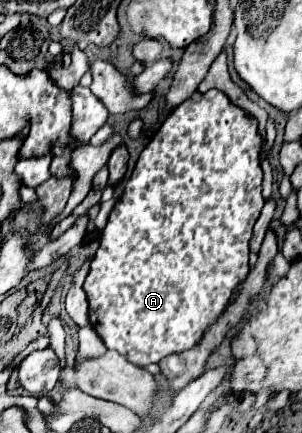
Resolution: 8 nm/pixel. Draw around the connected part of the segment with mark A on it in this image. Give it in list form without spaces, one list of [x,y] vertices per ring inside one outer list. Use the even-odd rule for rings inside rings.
[[[211,89],[207,93],[195,91],[191,99],[183,101],[161,125],[161,129],[153,135],[149,145],[143,149],[135,169],[129,178],[129,183],[125,185],[125,193],[121,201],[115,205],[111,211],[109,223],[103,229],[101,245],[95,253],[95,259],[91,261],[89,275],[83,283],[83,289],[89,299],[89,321],[93,329],[99,333],[107,349],[119,351],[121,355],[127,355],[127,359],[135,365],[147,367],[151,363],[159,363],[163,357],[171,353],[183,353],[199,345],[203,339],[205,331],[219,319],[219,315],[225,313],[225,309],[231,303],[231,295],[235,289],[243,283],[243,279],[249,275],[249,241],[251,241],[251,231],[257,221],[257,215],[261,213],[263,207],[263,197],[261,197],[261,165],[259,165],[259,147],[261,147],[261,135],[257,133],[257,121],[251,119],[243,109],[235,107],[229,97],[217,89]],[[207,141],[217,141],[217,151],[215,147],[211,149]]]

